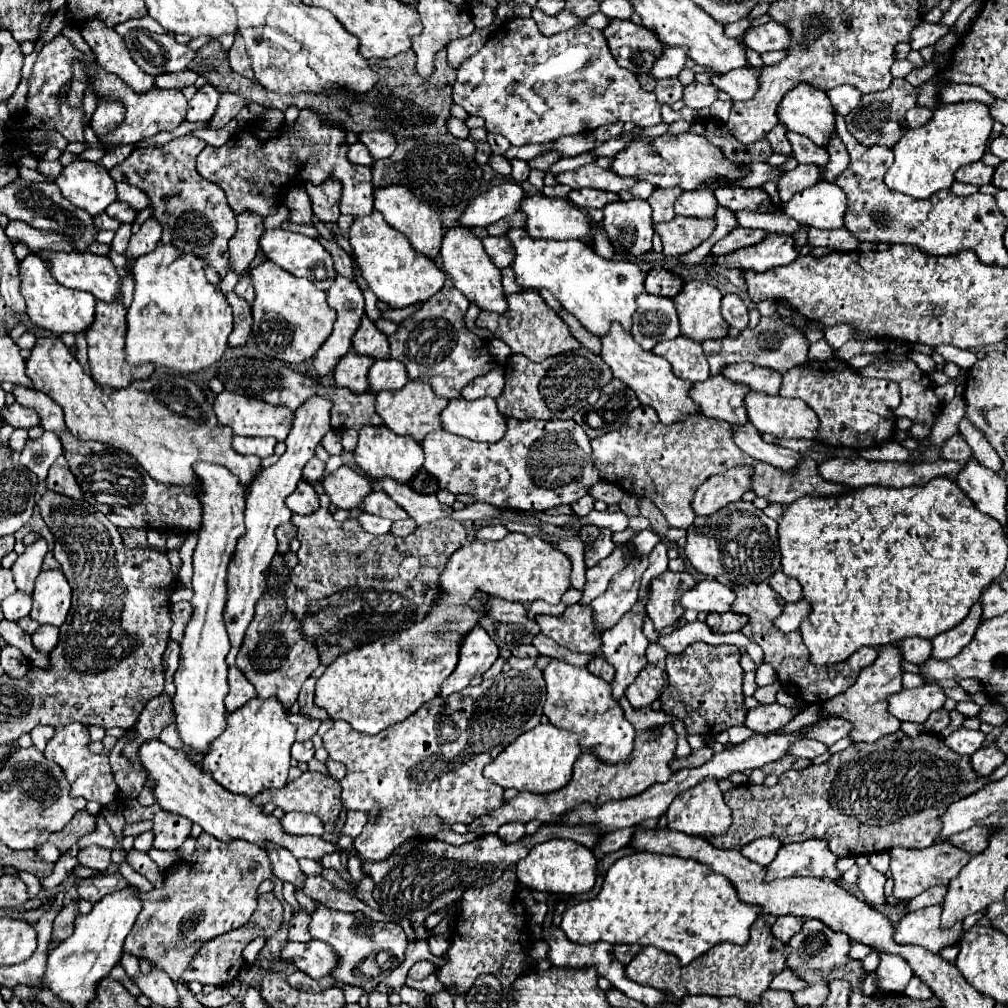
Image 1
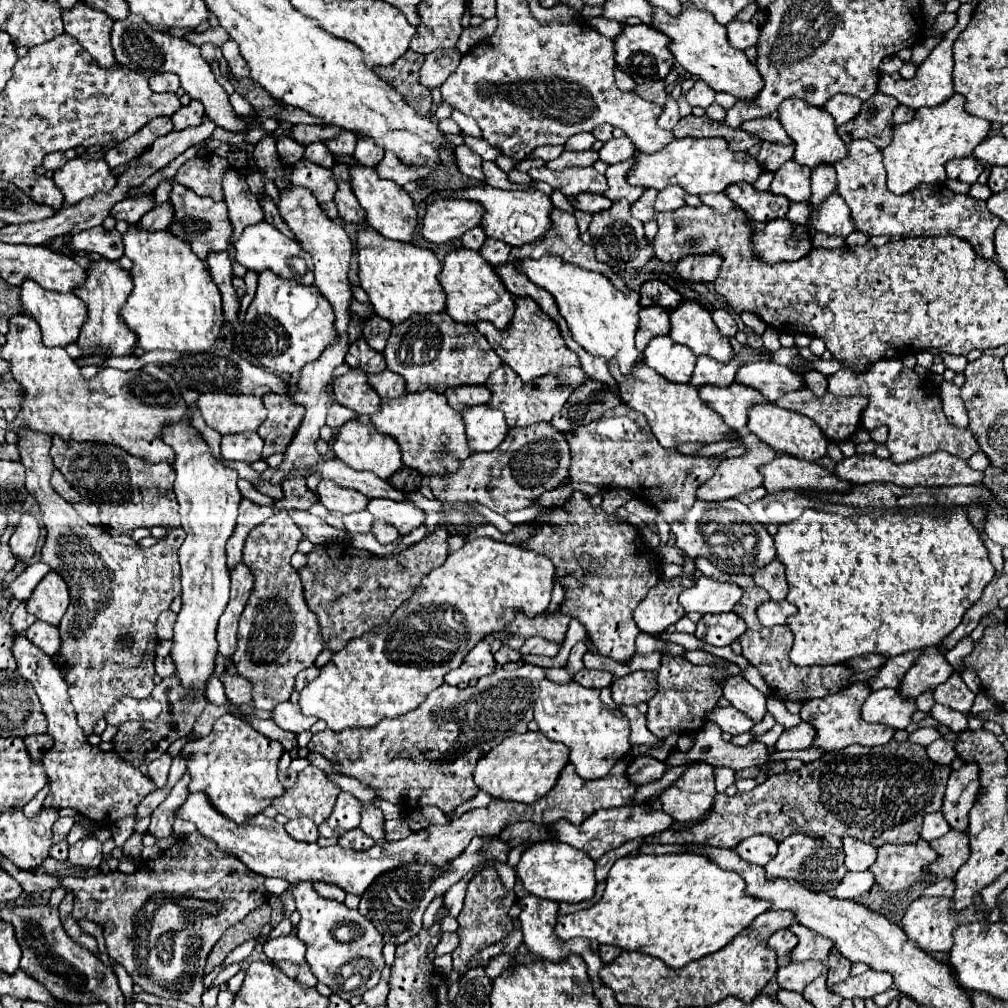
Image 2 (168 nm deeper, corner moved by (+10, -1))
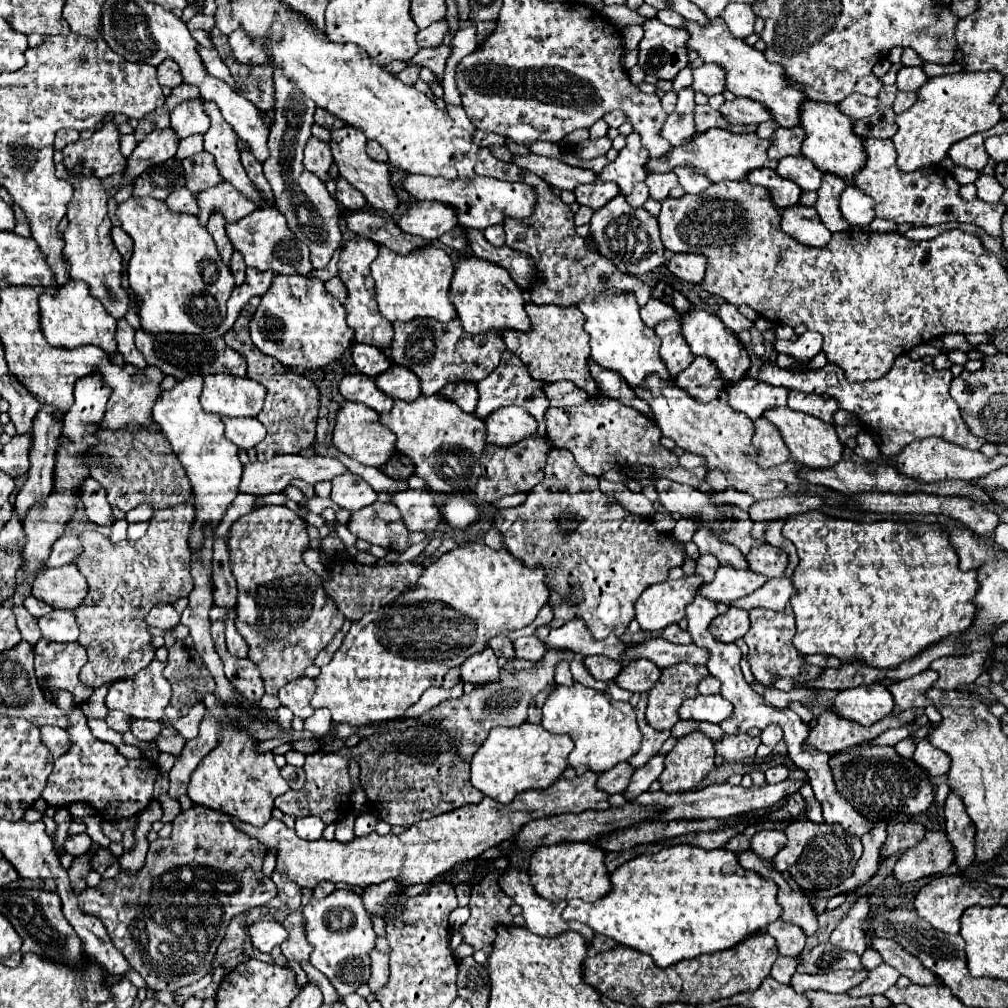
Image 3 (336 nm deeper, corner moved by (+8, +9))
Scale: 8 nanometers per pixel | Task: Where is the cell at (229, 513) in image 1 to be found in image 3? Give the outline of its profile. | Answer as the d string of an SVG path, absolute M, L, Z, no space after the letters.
M191 377L179 381L171 391L163 391L159 401L153 407L153 419L161 425L163 435L171 443L171 449L177 453L189 483L191 483L191 497L195 519L189 531L189 547L191 551L203 551L203 543L209 535L215 535L223 515L235 501L239 493L243 465L239 463L239 449L223 435L223 421L219 415L205 413L199 395L203 389L201 377Z

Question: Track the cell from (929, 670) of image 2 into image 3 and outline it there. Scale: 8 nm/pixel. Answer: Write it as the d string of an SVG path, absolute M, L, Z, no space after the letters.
M925 669L905 681L897 681L893 685L889 685L887 689L893 693L895 699L895 711L899 709L907 709L907 707L927 707L931 705L931 701L927 701L925 693L927 689L933 685L933 681L937 681L939 673L933 669Z

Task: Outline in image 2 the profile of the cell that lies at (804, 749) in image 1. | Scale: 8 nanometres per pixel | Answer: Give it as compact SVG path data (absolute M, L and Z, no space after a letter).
M707 723L695 737L695 743L689 751L673 751L665 763L669 767L685 765L703 761L713 767L729 767L729 769L745 769L745 767L759 767L767 763L767 747L763 743L749 743L745 747L727 743L721 739L721 729L715 723Z

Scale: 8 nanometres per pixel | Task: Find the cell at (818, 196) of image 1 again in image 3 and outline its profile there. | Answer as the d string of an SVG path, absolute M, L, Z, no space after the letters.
M847 187L841 193L841 203L839 203L839 211L843 215L843 219L849 225L855 227L865 227L873 221L875 211L873 211L873 201L871 197L867 197L863 191L855 189L855 187Z

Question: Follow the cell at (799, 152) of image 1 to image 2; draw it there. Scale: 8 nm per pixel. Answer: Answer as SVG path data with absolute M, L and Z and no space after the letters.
M761 117L761 119L747 119L741 129L755 133L761 141L771 141L771 143L781 143L781 145L791 145L793 141L787 137L783 125L779 123L777 117Z

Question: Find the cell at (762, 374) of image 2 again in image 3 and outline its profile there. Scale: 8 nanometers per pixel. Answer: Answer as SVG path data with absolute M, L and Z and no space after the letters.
M899 355L881 379L863 381L863 383L851 383L845 379L843 369L839 365L825 365L821 369L811 371L791 371L781 369L773 361L763 361L757 373L757 379L769 385L781 385L787 389L797 389L803 393L825 393L839 401L841 409L853 411L865 425L865 429L875 437L875 443L879 445L881 455L895 455L905 445L909 445L915 439L923 437L943 437L949 443L955 443L965 449L977 451L985 441L983 437L975 437L963 417L959 407L949 395L949 385L953 381L951 371L937 371L933 365L925 361L909 359L907 355Z

